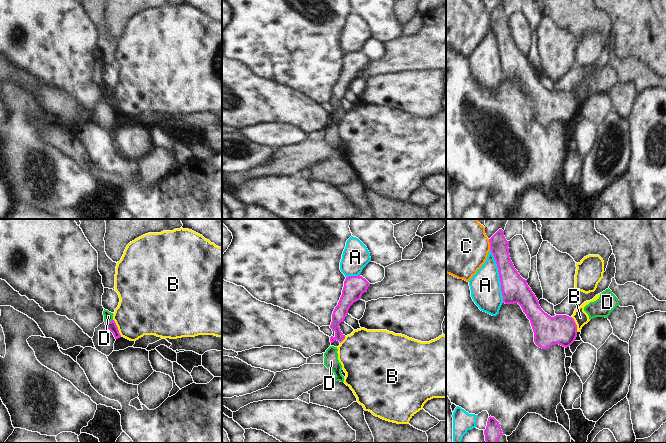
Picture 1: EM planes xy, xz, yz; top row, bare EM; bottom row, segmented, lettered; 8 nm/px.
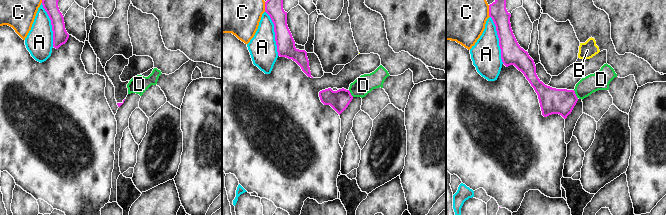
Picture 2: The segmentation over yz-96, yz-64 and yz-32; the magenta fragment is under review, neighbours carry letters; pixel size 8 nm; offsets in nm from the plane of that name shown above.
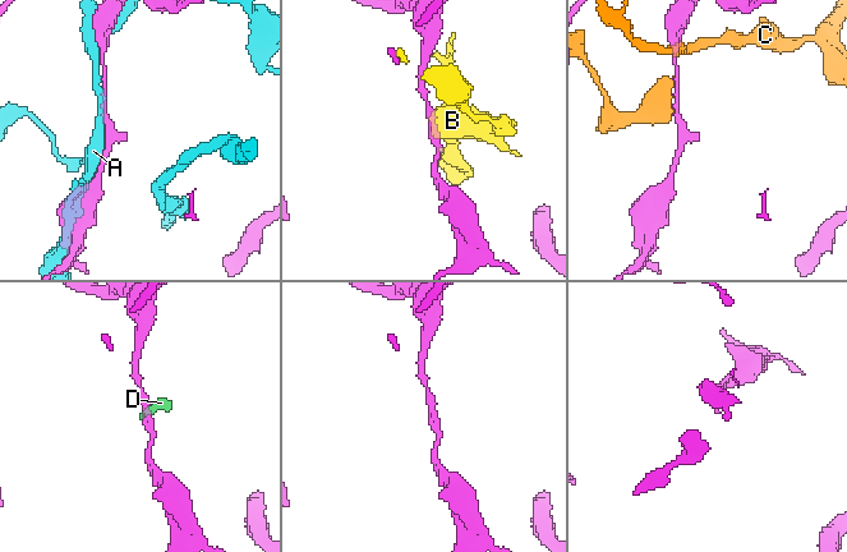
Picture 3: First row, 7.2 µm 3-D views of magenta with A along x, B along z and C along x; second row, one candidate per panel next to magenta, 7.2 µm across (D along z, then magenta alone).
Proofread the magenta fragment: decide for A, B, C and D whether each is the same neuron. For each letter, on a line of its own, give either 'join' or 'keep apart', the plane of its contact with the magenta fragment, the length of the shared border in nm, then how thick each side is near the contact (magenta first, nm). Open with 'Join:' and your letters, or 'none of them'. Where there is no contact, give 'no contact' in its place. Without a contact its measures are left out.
Join: none of them
A: keep apart; contact in yz; length 440 nm; calibres 220 and 240 nm
B: keep apart; contact in xy; length 160 nm; calibres 70 and 400 nm
C: keep apart; contact in yz; length 90 nm; calibres 140 and 420 nm
D: keep apart; contact in xy; length 70 nm; calibres 70 and 80 nm

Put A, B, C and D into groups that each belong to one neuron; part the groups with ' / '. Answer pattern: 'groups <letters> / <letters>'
groups A / B / C / D

